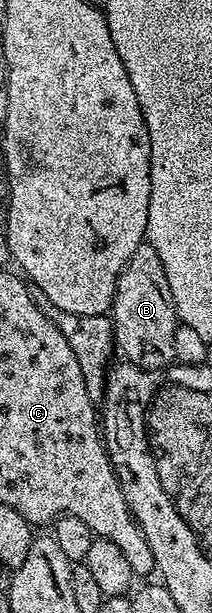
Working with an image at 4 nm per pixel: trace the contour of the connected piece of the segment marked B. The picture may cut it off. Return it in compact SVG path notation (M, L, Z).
M146 242L140 244L130 262L126 262L116 283L110 315L116 335L115 347L127 363L159 372L175 361L176 307L170 294L170 282L166 282L166 270L162 270L162 258L158 258L158 250L154 250L154 246Z

